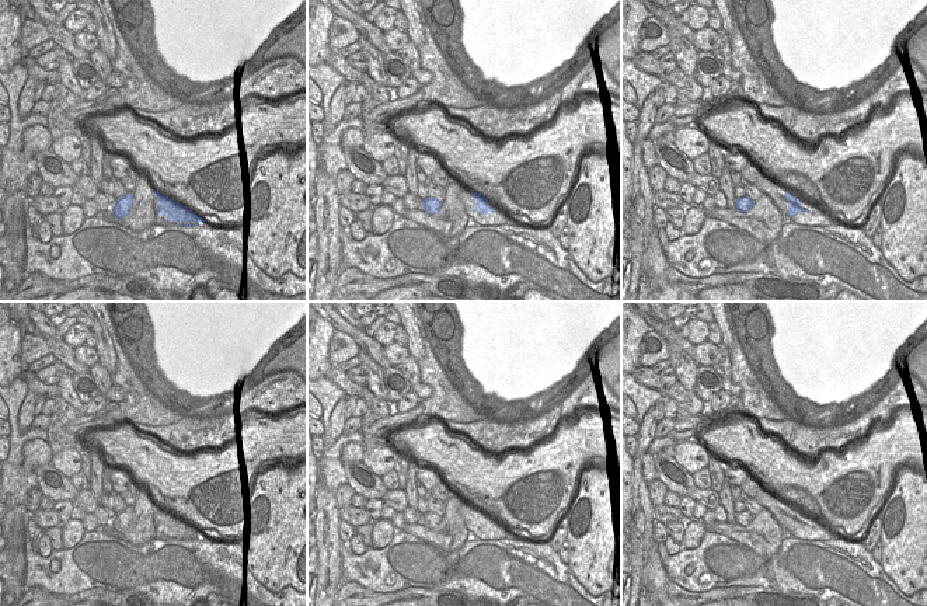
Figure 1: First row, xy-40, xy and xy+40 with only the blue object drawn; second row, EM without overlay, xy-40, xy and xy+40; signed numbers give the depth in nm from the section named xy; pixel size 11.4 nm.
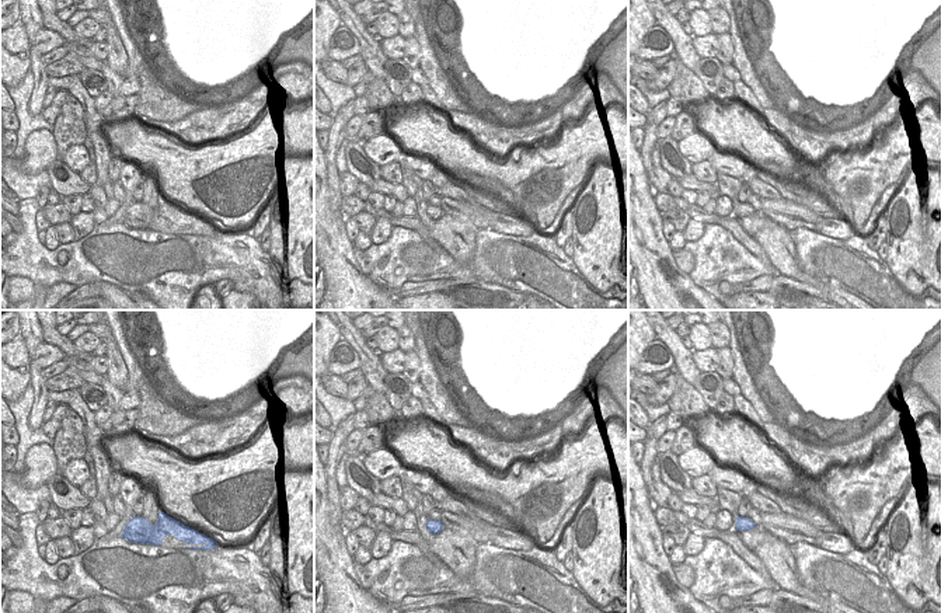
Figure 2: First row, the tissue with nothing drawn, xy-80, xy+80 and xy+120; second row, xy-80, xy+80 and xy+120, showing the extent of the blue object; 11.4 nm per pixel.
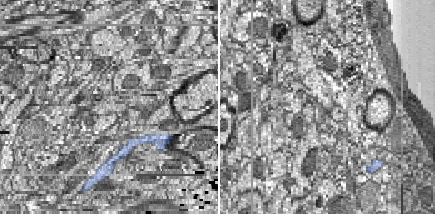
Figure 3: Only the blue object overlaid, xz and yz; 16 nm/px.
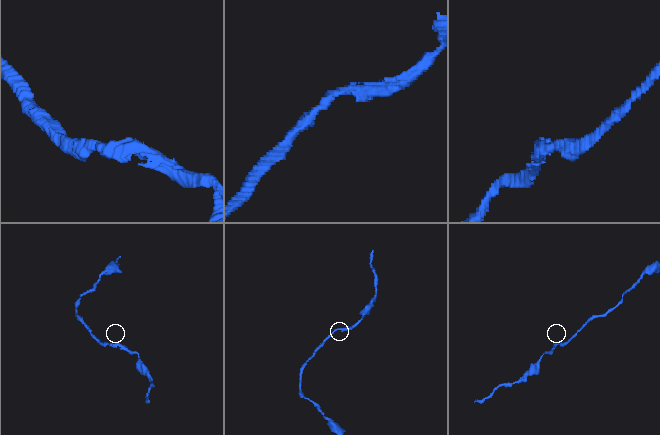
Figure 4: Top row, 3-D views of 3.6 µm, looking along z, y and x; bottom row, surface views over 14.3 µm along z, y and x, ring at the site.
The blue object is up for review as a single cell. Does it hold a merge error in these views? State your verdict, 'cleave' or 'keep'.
keep

